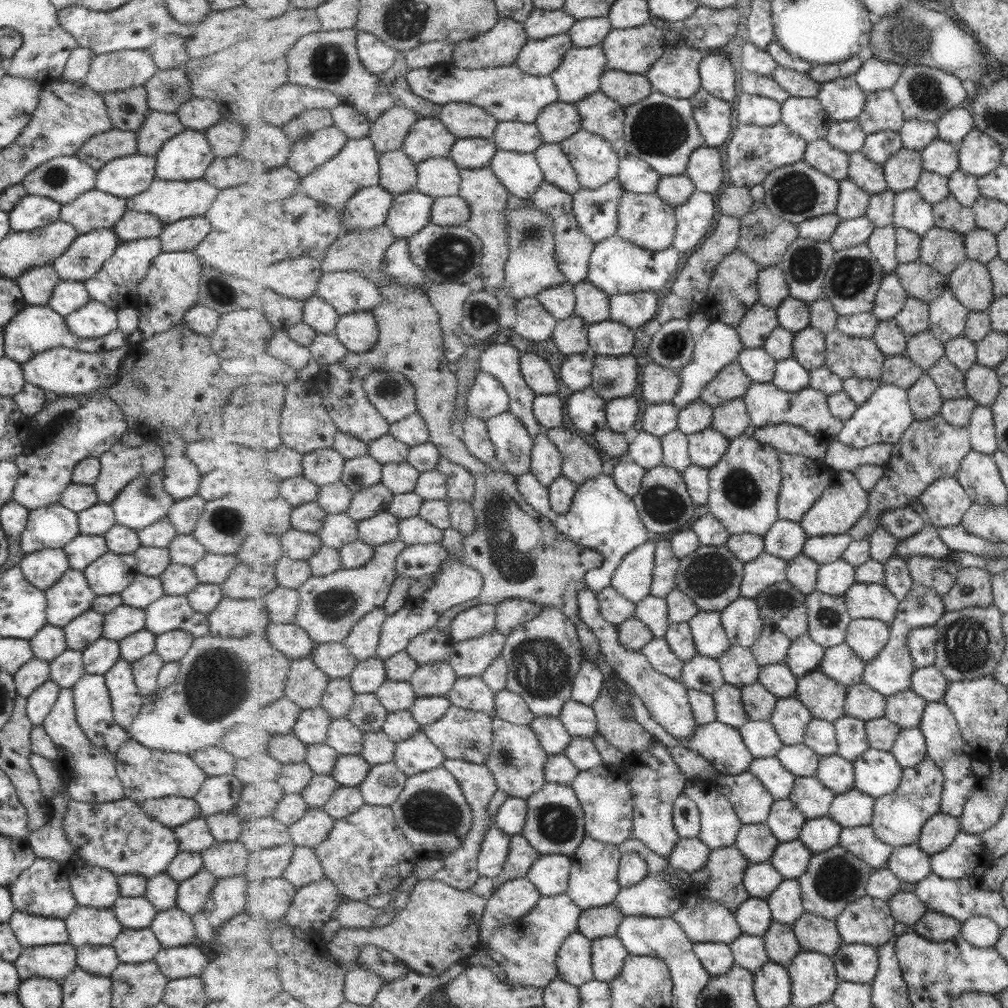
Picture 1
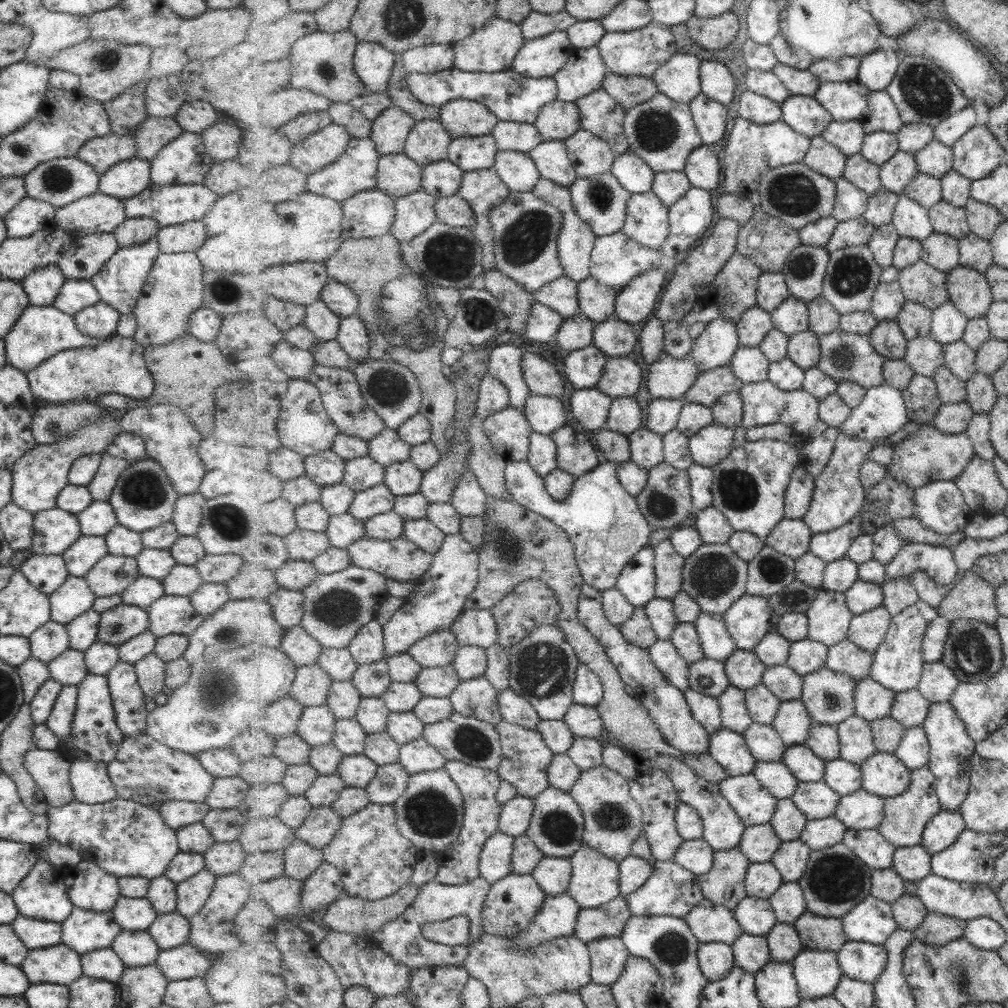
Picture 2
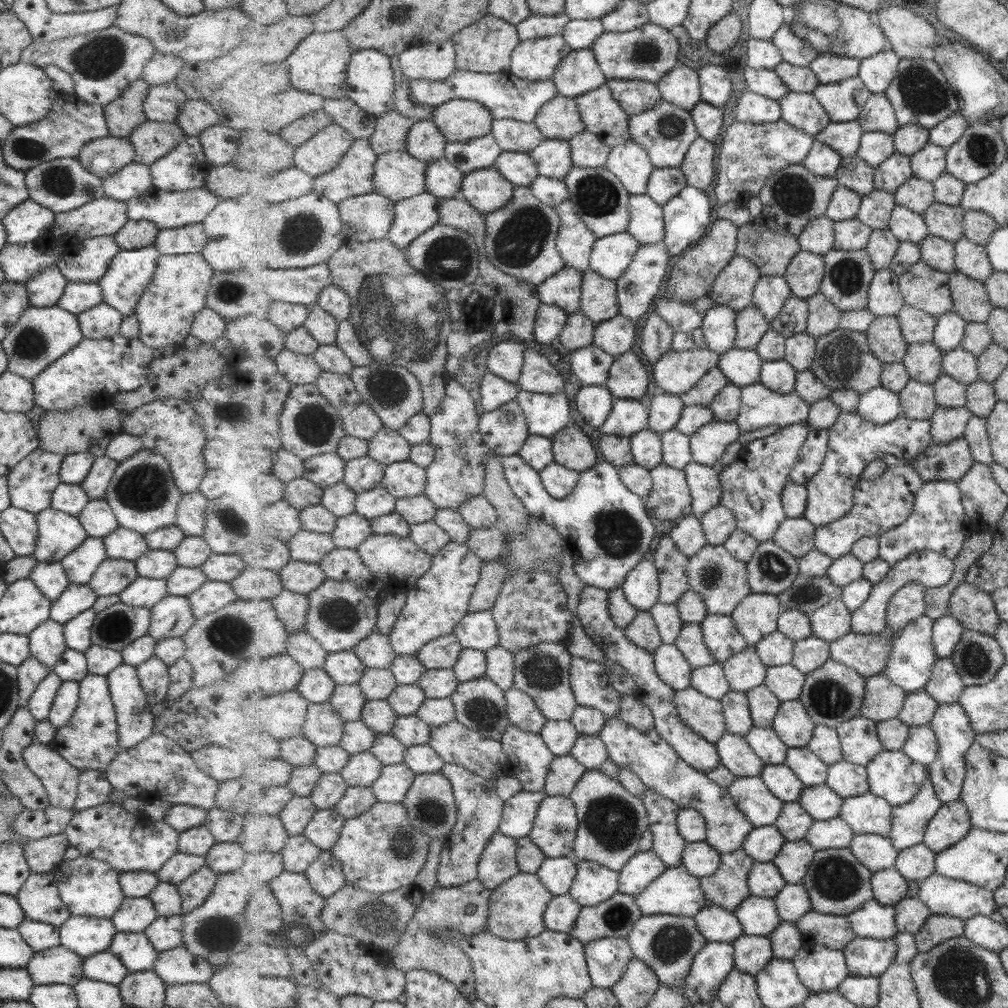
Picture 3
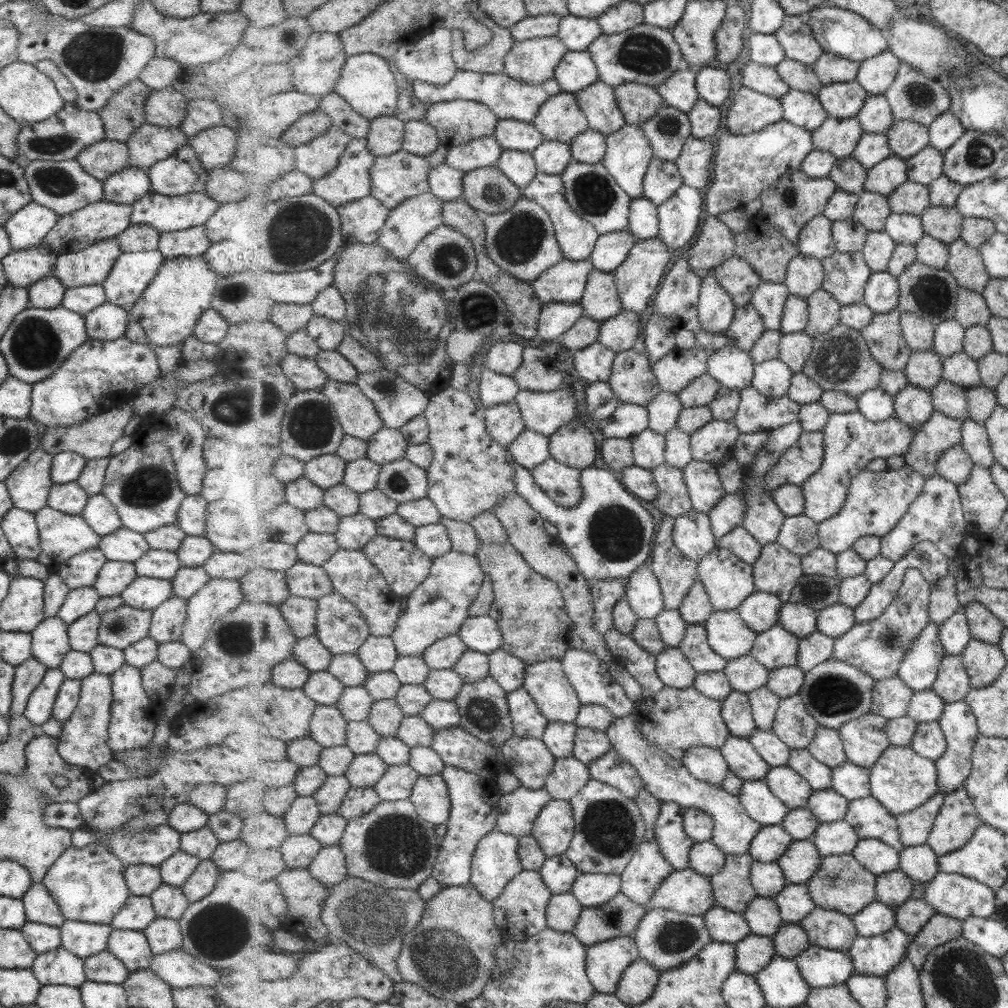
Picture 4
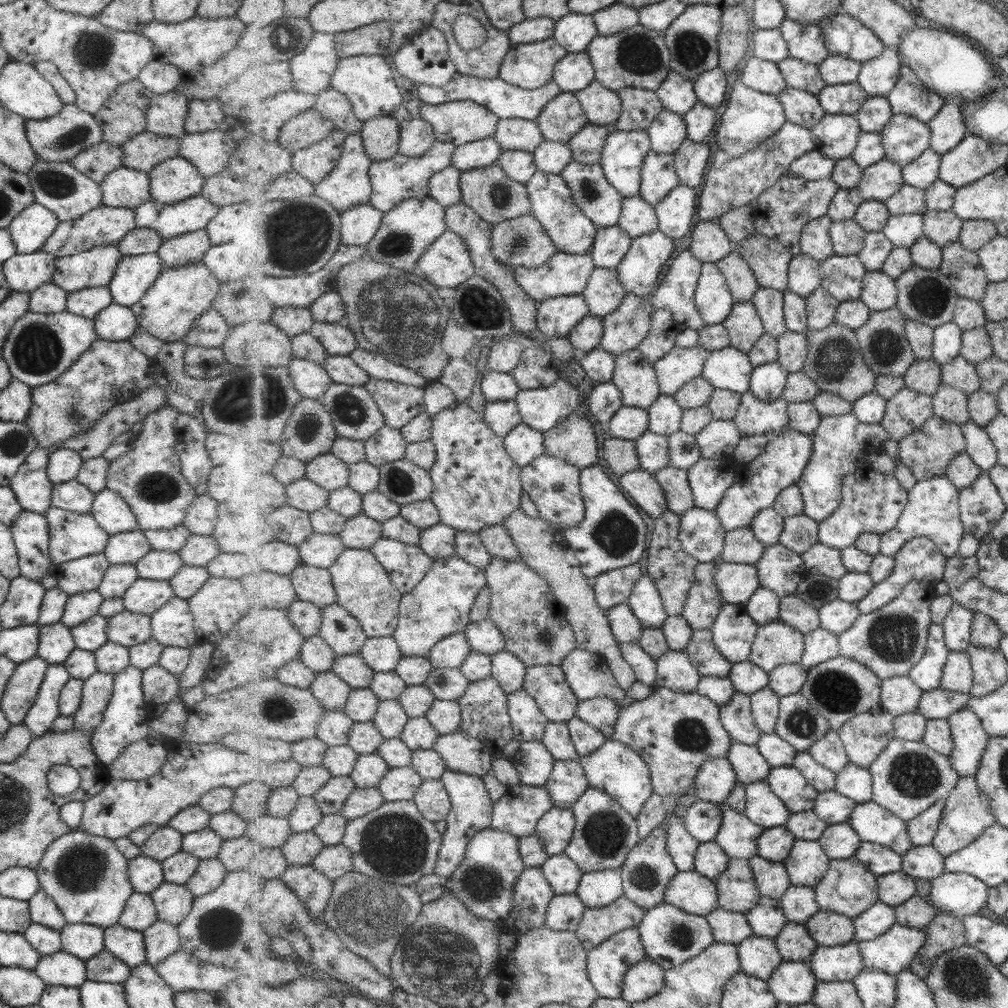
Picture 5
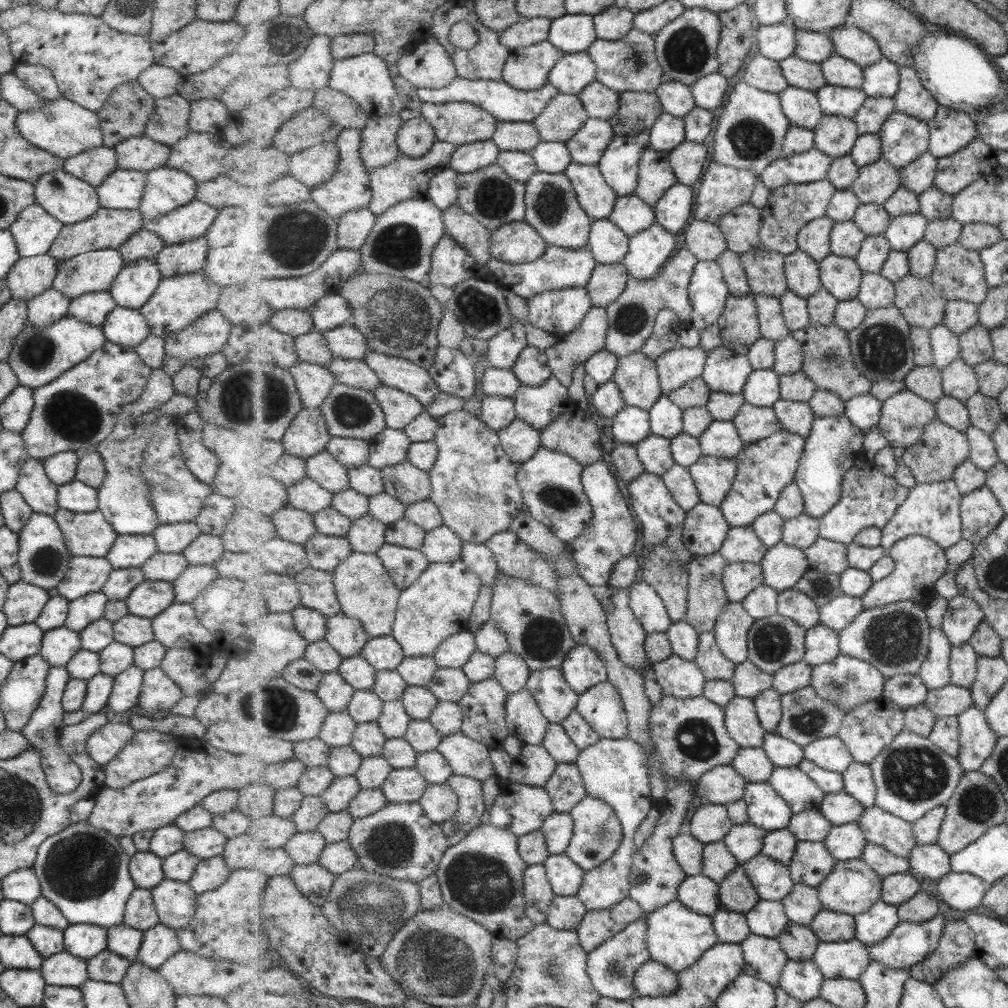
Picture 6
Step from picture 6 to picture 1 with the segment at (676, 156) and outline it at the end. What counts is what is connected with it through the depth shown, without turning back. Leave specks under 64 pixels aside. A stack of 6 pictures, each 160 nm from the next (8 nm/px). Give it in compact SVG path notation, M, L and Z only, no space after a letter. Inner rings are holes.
M706 144L699 147L691 156L686 175L691 177L695 186L706 193L715 194L723 186L723 158L718 147Z

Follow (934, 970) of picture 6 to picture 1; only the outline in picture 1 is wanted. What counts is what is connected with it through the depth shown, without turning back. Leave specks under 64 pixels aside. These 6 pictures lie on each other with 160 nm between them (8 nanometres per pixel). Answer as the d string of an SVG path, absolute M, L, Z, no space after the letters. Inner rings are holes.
M927 910L912 930L921 936L927 937L927 940L945 942L962 934L962 926L963 922L952 916L945 916L943 913Z

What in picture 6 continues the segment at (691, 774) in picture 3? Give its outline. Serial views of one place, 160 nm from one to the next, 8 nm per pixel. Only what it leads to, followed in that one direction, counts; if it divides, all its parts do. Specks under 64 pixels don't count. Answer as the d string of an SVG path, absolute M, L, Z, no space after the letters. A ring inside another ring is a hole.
M751 822L745 824L733 824L730 834L723 842L736 856L739 864L743 866L748 861L762 854L763 845L766 842L768 830Z

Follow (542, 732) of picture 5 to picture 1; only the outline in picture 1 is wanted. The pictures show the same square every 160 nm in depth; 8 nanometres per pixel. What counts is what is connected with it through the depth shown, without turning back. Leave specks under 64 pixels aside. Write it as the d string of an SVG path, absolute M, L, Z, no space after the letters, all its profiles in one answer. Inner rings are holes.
M510 689L496 693L496 712L502 719L511 721L512 724L526 726L530 726L536 717L527 701Z

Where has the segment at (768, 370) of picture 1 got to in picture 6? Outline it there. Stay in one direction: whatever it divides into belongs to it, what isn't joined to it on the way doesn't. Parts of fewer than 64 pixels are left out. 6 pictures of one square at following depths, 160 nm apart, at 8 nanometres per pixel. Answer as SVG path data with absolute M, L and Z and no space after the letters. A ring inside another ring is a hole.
M721 345L709 351L701 377L712 392L741 394L753 371L748 355Z

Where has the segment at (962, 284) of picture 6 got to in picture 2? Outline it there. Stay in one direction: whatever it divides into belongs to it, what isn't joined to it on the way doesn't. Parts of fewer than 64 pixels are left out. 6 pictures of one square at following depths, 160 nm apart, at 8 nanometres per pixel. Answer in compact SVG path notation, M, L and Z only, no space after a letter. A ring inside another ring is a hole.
M971 232L969 236L958 241L961 265L975 268L979 273L986 274L994 264L994 246L991 245L990 240L979 238Z

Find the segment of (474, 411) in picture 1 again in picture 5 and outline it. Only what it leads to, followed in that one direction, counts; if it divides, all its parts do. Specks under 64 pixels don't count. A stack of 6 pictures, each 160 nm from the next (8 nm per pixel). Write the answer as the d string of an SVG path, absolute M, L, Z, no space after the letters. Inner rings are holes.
M488 369L483 374L480 386L487 403L516 400L522 389L511 373Z

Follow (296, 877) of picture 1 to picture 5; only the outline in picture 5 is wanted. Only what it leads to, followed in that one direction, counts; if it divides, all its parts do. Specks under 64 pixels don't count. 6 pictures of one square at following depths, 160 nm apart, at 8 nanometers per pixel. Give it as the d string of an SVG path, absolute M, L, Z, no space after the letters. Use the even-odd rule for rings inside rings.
M314 831L294 833L282 846L287 863L295 866L312 865L326 844Z

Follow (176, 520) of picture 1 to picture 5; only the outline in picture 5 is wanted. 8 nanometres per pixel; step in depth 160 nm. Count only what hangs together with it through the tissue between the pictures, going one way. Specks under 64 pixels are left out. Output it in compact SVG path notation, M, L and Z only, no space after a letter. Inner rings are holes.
M206 493L196 495L186 508L182 525L189 530L190 535L210 536L213 533L213 526L219 519L217 514L223 509L219 506L223 505Z

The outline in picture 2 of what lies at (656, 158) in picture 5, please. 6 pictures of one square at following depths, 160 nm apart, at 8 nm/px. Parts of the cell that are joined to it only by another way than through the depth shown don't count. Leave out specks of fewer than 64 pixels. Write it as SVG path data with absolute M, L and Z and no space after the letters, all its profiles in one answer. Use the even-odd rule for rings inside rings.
M667 171L656 173L652 191L663 204L670 207L681 200L691 187L693 187L691 181L684 171Z

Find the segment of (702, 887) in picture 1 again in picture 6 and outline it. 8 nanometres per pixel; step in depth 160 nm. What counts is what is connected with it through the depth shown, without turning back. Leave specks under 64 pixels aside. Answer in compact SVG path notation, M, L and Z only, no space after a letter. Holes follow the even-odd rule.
M739 866L720 883L720 900L725 910L746 913L757 907L761 899L743 866Z

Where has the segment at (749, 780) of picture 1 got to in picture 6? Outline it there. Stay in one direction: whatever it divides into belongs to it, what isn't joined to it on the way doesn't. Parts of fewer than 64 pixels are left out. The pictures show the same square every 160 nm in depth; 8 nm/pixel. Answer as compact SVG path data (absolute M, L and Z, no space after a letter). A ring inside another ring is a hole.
M748 782L746 785L744 800L748 805L750 822L768 831L787 829L794 812L775 792L772 784Z

